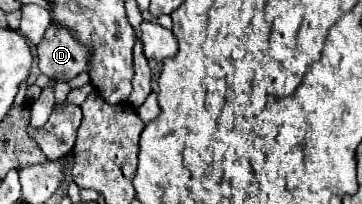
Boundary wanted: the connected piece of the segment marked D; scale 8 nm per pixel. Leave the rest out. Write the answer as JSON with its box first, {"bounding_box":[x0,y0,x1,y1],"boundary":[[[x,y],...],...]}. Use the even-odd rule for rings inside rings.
{"bounding_box":[38,22,92,82],"boundary":[[[50,22],[38,44],[38,58],[42,74],[70,82],[78,74],[90,70],[92,48],[80,42],[72,30],[60,30],[60,26],[52,26]]]}

